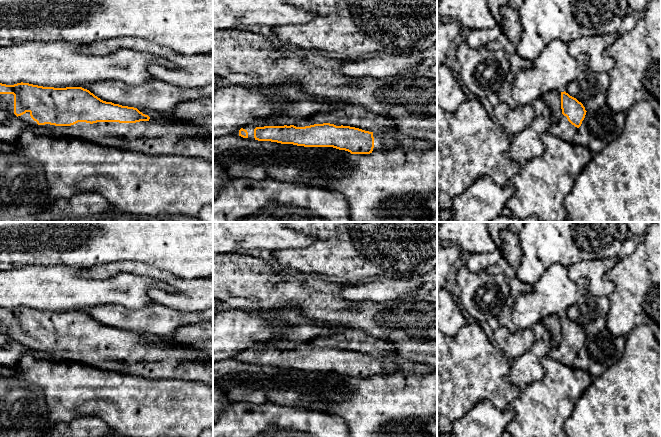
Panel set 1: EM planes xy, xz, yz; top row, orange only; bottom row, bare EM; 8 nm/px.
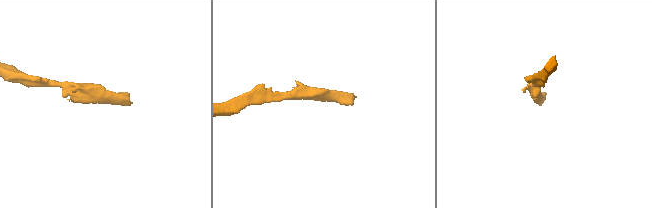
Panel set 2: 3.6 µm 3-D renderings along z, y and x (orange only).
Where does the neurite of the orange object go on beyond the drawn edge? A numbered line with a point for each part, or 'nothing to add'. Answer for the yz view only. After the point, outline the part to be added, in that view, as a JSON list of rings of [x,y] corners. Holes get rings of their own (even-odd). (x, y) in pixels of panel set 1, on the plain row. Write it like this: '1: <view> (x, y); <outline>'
1: yz (563, 353); [[[563,339],[557,347],[549,347],[548,355],[566,366],[574,367],[578,352],[572,349]]]

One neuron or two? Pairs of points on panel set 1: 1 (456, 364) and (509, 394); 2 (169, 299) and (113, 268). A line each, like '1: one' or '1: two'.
1: one
2: one

